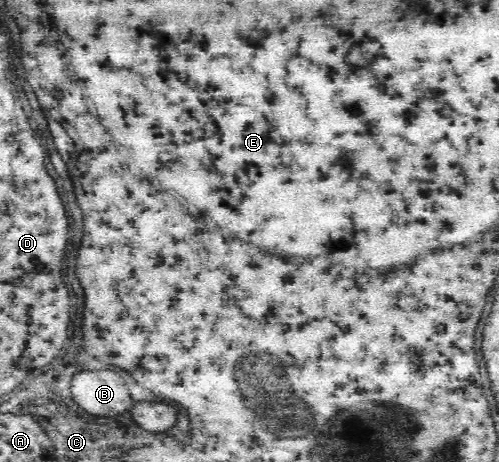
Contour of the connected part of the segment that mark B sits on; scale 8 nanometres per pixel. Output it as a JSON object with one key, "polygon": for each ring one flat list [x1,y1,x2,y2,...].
{"polygon":[[83,371,73,377,73,399,93,415,119,415,134,406,125,380,116,371]]}

